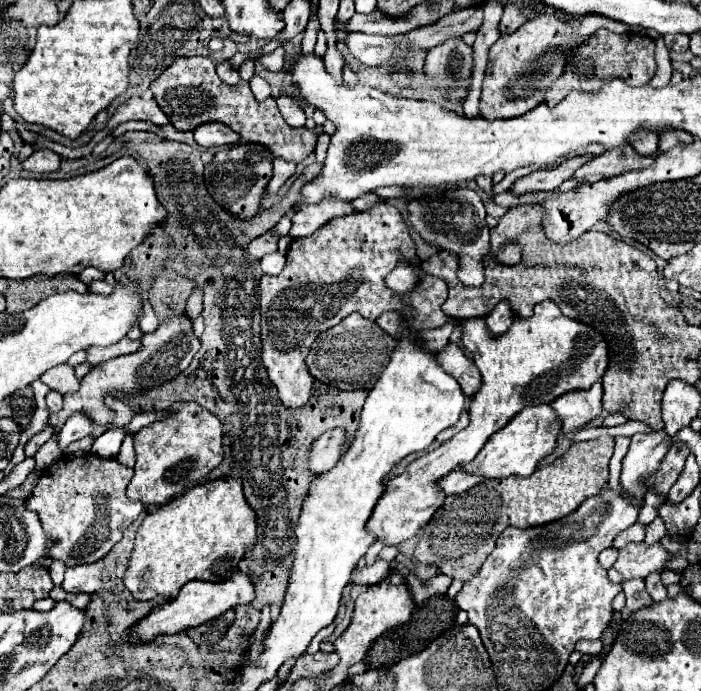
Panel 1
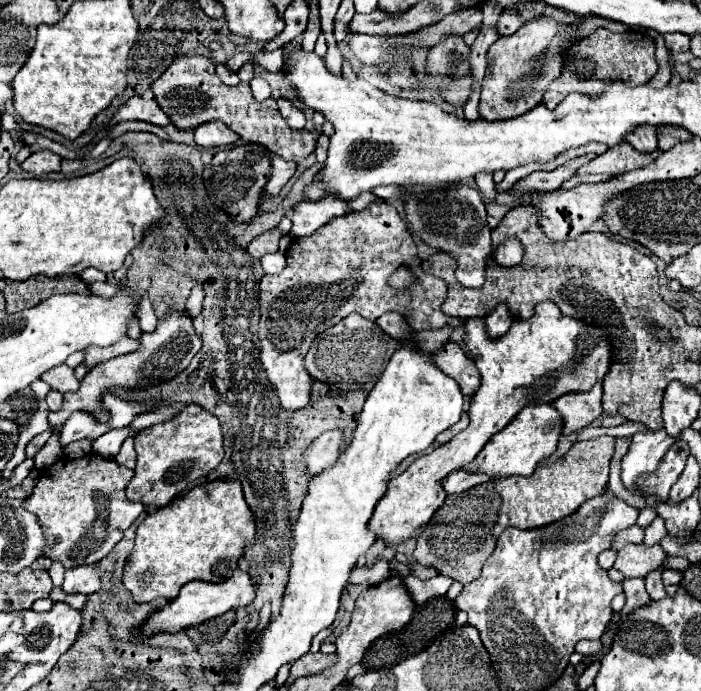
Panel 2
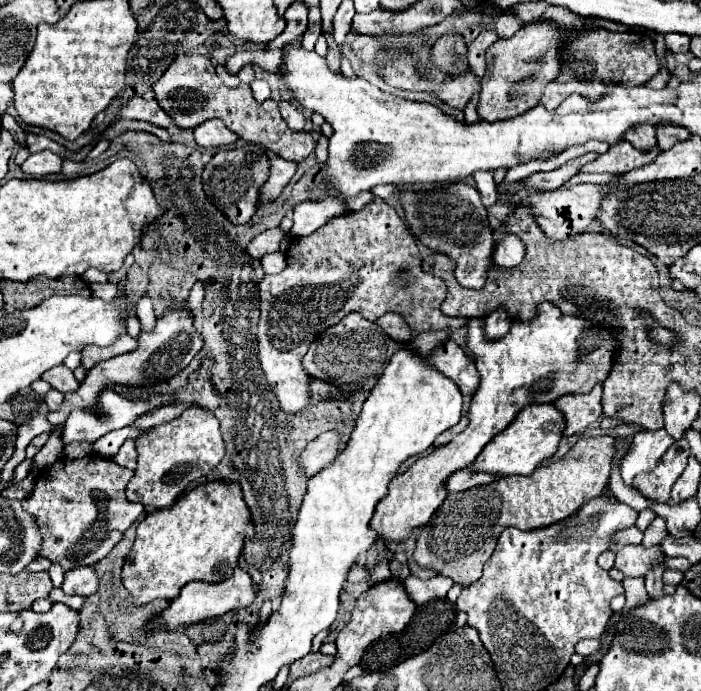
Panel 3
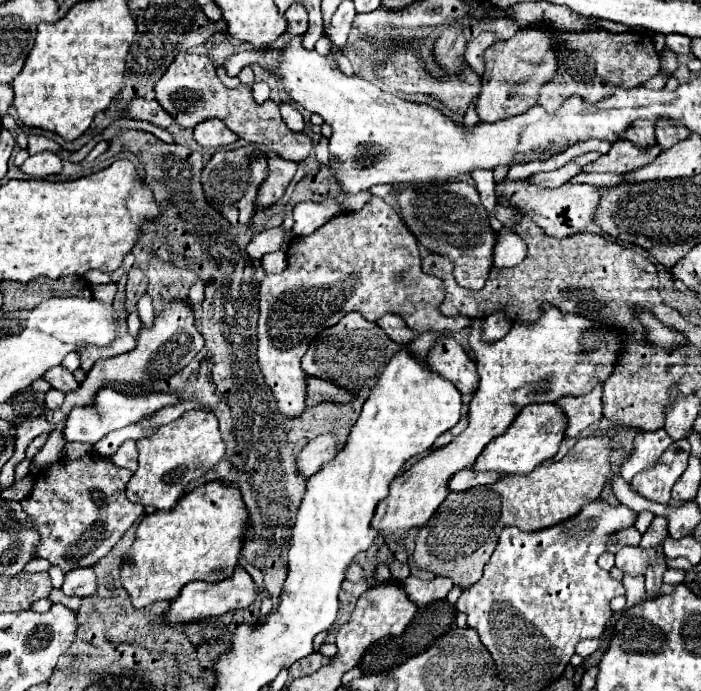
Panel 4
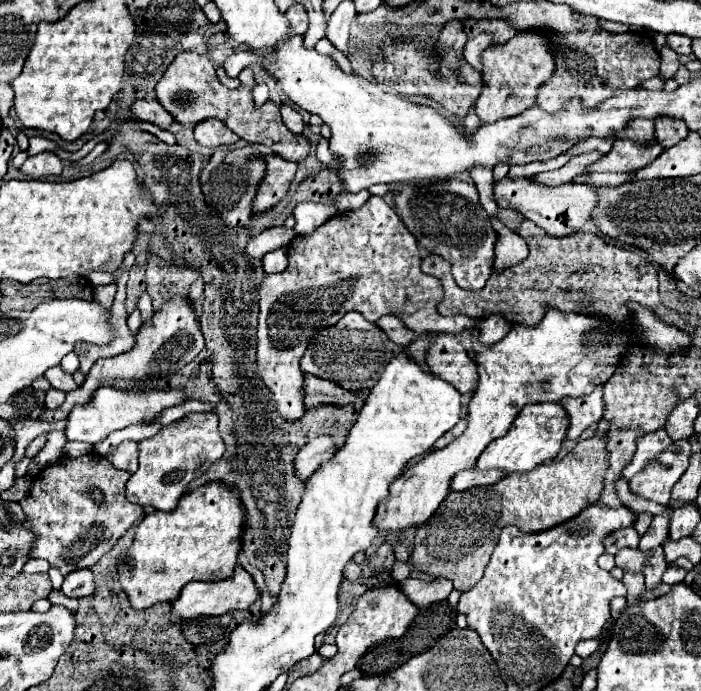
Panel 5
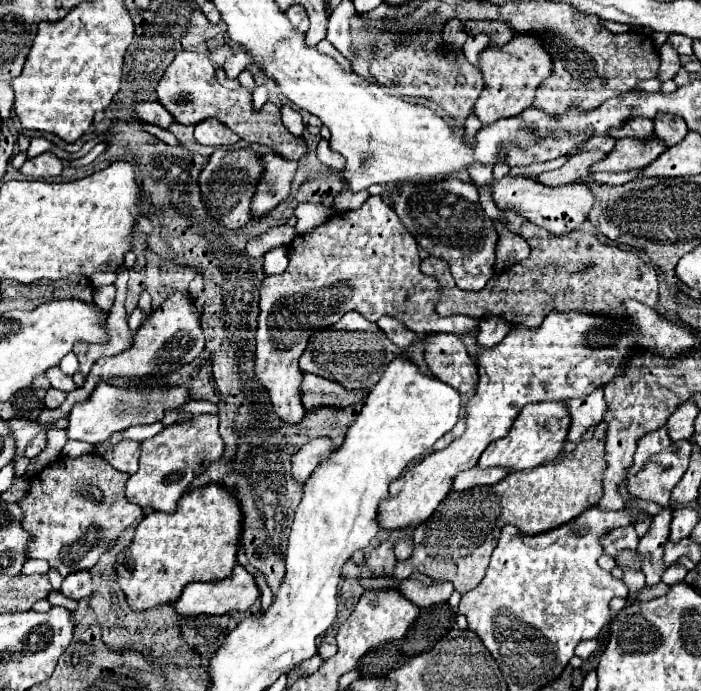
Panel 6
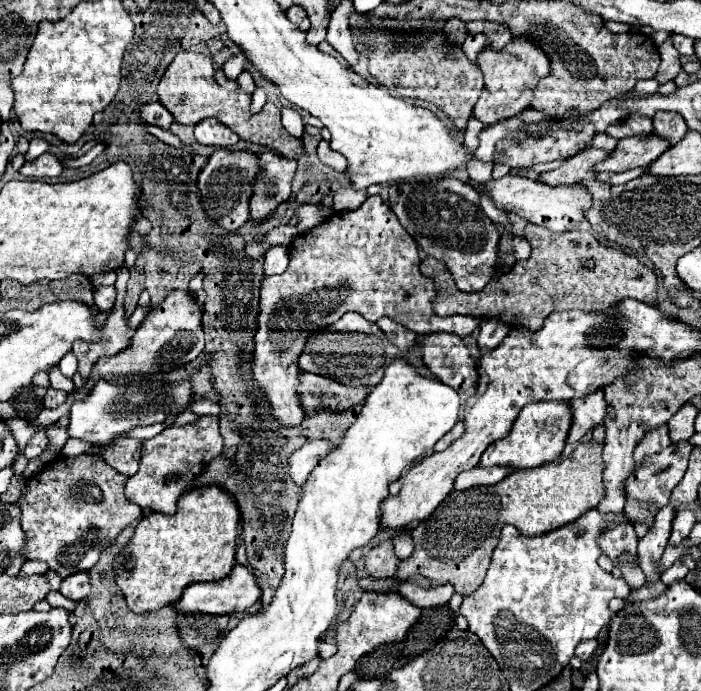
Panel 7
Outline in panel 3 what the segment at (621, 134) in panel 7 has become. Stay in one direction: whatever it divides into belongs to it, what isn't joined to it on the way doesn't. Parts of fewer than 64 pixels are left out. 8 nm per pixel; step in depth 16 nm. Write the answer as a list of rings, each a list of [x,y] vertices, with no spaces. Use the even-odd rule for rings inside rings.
[[[636,124],[634,128],[630,128],[624,138],[628,142],[632,142],[636,148],[640,150],[650,150],[656,146],[656,134],[654,134],[654,126],[652,124]]]

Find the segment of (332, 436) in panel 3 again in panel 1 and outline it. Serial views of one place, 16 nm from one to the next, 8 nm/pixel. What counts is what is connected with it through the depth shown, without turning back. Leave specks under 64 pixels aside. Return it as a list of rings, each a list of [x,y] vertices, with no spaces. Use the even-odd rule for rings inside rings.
[[[342,428],[328,430],[318,440],[314,440],[308,452],[308,470],[312,474],[320,474],[332,468],[332,464],[336,464],[336,458],[340,458],[342,454],[342,442],[344,442]]]

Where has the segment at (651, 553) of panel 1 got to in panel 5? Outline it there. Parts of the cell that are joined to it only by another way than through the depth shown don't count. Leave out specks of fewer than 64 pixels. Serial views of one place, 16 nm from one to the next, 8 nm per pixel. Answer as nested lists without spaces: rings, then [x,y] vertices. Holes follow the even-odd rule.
[[[638,548],[632,550],[620,550],[616,554],[616,566],[624,568],[624,570],[630,570],[630,572],[642,572],[644,568],[644,560],[646,560],[646,554],[642,554]]]

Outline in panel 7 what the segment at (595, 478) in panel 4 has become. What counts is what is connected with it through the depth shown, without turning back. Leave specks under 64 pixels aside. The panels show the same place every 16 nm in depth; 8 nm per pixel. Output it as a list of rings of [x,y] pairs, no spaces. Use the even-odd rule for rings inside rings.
[[[582,442],[572,452],[572,456],[560,462],[550,462],[538,468],[512,472],[494,486],[474,486],[470,490],[454,490],[426,520],[422,520],[412,530],[414,554],[400,566],[400,574],[420,574],[430,580],[430,586],[452,584],[460,596],[472,594],[484,582],[486,570],[492,560],[492,552],[498,544],[500,528],[504,524],[516,526],[524,536],[540,536],[556,528],[562,528],[570,522],[576,522],[582,514],[596,508],[604,498],[602,472],[604,472],[602,446],[594,442]]]

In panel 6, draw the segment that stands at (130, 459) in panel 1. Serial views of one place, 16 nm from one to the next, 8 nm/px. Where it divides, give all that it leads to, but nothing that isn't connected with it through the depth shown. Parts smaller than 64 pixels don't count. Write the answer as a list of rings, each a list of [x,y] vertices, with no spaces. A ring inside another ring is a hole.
[[[122,440],[112,450],[106,450],[104,458],[112,464],[112,468],[132,476],[138,470],[136,452],[138,452],[138,458],[140,458],[140,442],[136,442],[136,440]]]

